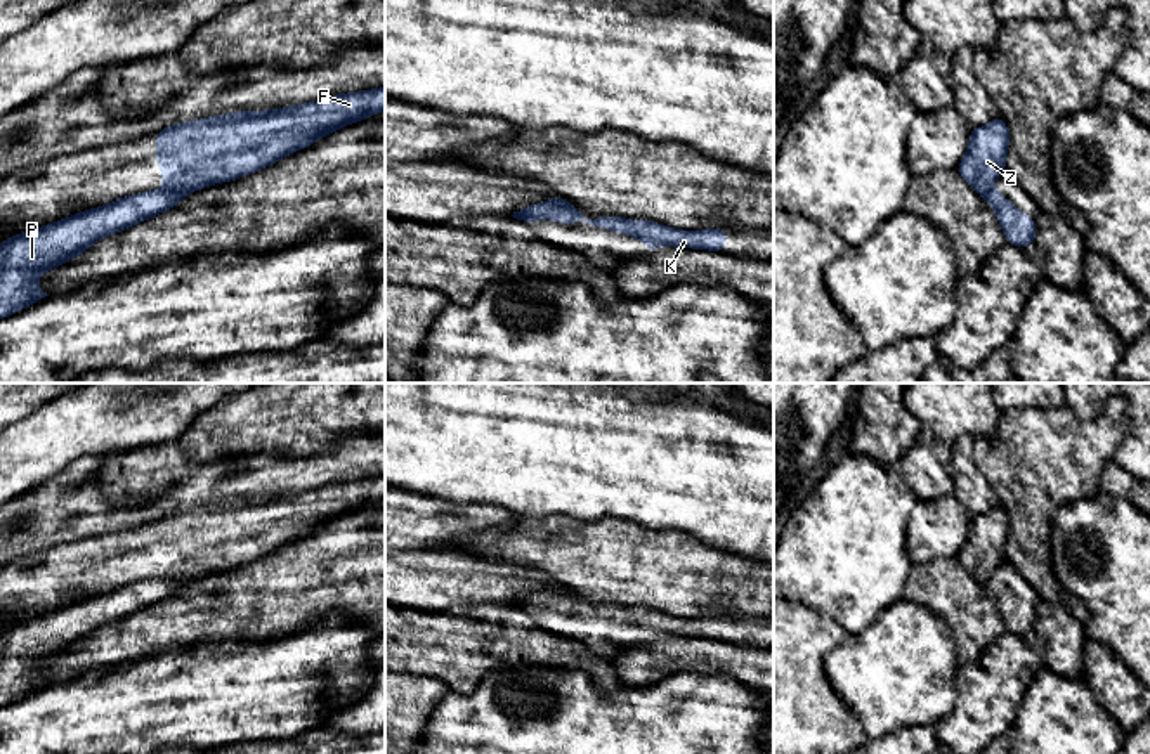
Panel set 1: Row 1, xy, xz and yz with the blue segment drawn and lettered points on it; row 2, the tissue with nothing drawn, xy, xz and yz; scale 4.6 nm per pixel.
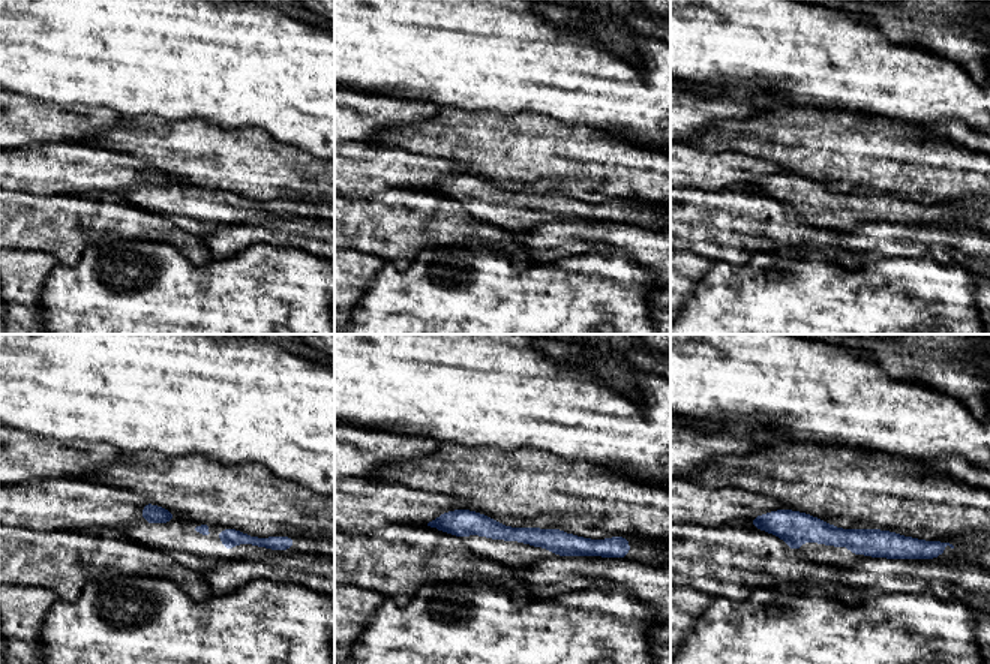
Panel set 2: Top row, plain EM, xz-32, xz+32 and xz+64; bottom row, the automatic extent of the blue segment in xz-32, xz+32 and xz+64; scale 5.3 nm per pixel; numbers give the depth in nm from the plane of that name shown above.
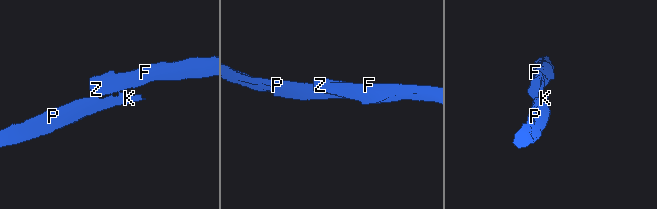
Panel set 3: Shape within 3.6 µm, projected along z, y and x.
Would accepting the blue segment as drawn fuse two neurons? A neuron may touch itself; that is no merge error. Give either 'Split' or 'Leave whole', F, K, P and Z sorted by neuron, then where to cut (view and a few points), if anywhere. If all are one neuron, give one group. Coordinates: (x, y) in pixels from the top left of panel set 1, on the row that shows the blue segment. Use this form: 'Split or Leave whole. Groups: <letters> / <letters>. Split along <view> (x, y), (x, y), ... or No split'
Split. Groups: F Z / K P. Split along xy (162, 189), (184, 194)

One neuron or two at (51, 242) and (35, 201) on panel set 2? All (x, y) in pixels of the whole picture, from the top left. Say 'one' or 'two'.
one

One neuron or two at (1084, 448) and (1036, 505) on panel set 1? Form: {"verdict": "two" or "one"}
{"verdict": "one"}

